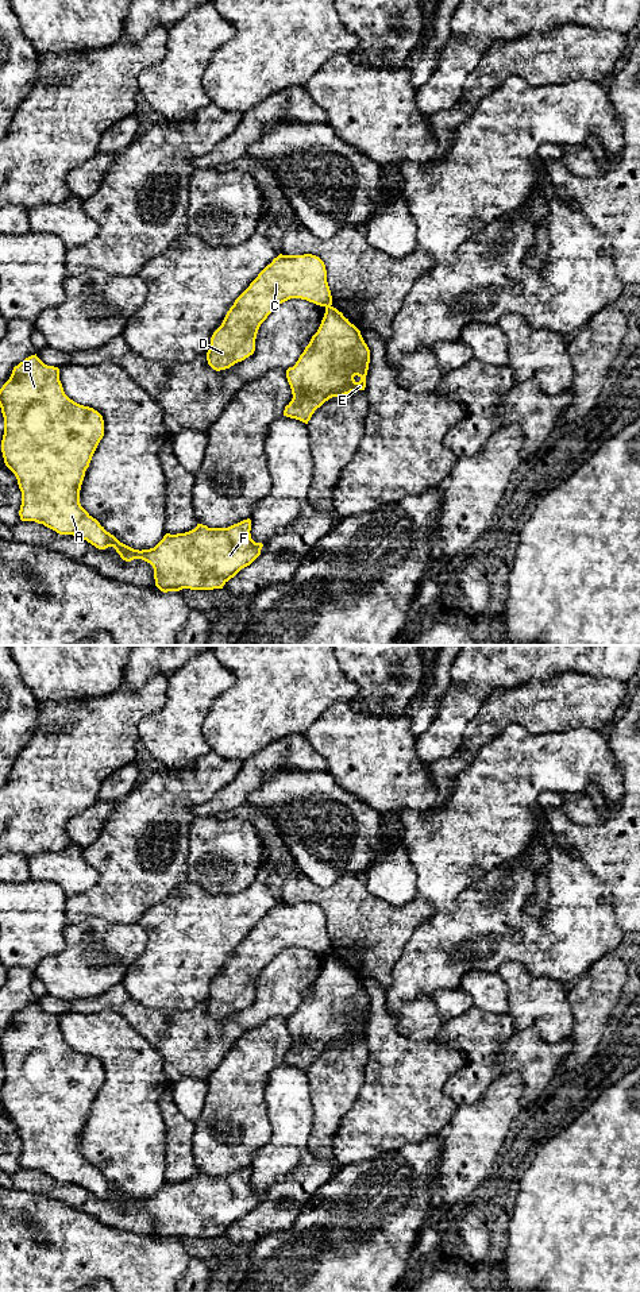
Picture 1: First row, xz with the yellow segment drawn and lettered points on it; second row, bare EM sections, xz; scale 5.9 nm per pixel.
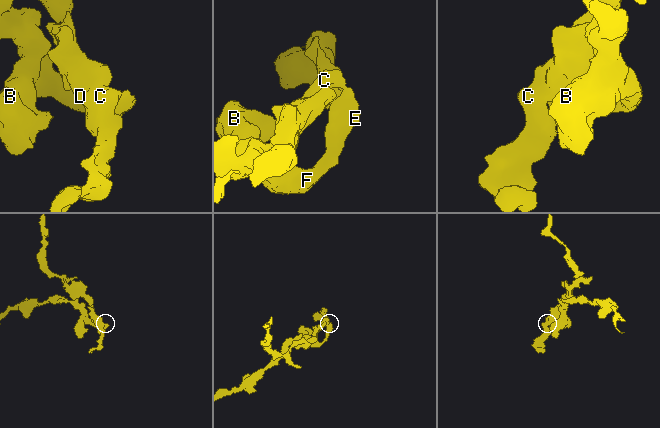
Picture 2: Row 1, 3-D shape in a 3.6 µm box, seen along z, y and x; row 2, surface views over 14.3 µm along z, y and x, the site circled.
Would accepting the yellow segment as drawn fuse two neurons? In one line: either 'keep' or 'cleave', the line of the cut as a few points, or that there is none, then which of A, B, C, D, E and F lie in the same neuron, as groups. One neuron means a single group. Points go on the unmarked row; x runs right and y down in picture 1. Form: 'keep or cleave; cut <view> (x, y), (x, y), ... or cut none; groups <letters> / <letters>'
cleave; cut xz (330, 953), (326, 956); groups A B E F / C D

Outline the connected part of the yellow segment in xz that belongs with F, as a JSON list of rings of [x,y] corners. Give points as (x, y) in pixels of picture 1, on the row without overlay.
[[[36,1002],[14,1015],[9,1027],[0,1037],[0,1056],[4,1065],[1,1100],[22,1139],[22,1169],[35,1169],[59,1183],[73,1183],[99,1197],[113,1195],[126,1210],[142,1207],[150,1211],[155,1234],[163,1241],[223,1237],[261,1203],[263,1192],[251,1187],[250,1166],[228,1176],[197,1172],[185,1181],[166,1181],[154,1196],[142,1199],[120,1191],[107,1180],[80,1152],[85,1119],[104,1084],[103,1064],[93,1056],[70,1048],[59,1029],[59,1017],[45,1013]]]

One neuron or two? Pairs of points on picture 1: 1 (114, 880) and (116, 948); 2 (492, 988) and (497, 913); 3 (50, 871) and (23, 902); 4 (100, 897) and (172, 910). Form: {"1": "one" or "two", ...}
{"1": "two", "2": "two", "3": "two", "4": "two"}

